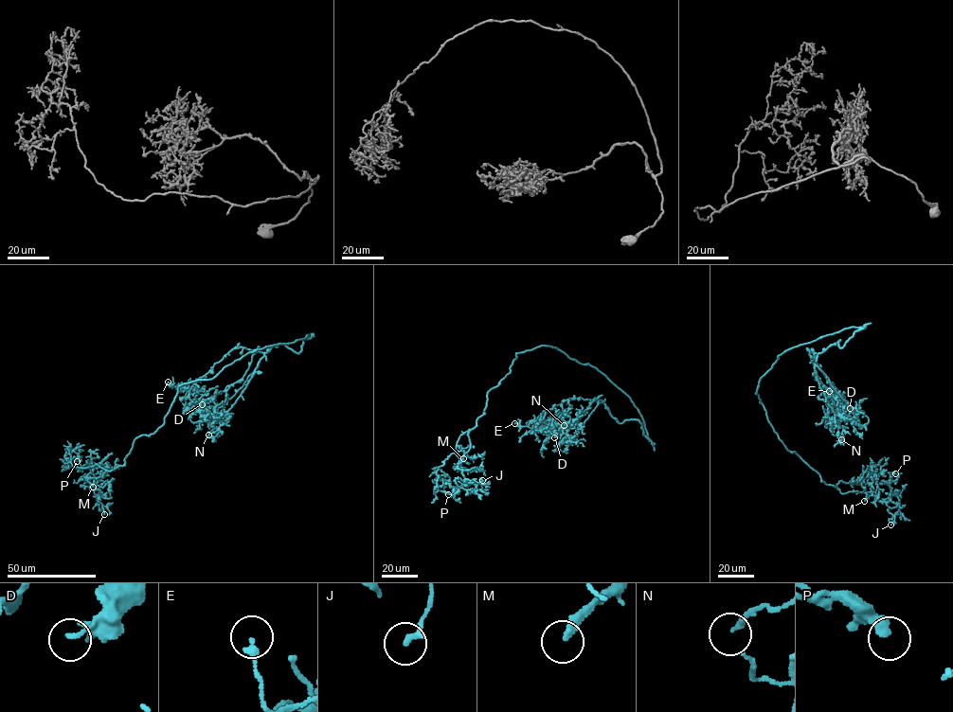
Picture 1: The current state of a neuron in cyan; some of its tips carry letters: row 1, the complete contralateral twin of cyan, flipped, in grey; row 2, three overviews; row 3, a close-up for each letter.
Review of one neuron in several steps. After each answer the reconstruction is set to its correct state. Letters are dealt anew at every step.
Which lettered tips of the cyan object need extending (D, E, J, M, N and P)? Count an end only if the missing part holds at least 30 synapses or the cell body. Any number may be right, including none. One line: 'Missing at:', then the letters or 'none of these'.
Missing at: none of these

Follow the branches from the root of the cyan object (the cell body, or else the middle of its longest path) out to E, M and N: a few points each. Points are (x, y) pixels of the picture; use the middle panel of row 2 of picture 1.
E: (576, 361), (625, 393), (650, 440), (638, 419), (619, 423), (602, 402), (581, 398), (537, 424), (514, 423)
M: (576, 361), (548, 346), (518, 352), (487, 393), (457, 464), (463, 458)
N: (576, 361), (596, 367), (625, 393), (650, 440), (638, 419), (619, 423), (597, 399), (577, 420), (564, 425)

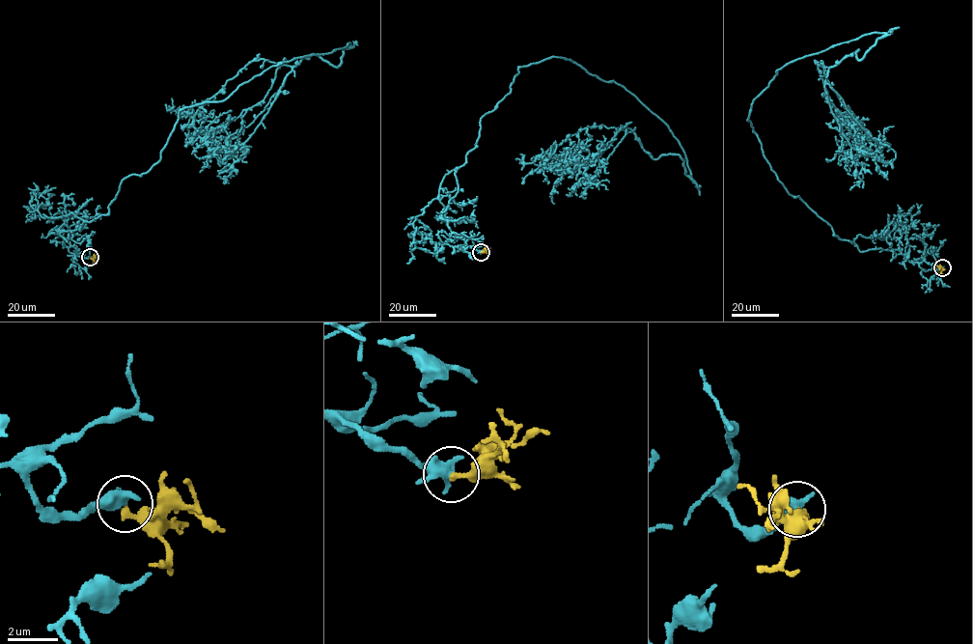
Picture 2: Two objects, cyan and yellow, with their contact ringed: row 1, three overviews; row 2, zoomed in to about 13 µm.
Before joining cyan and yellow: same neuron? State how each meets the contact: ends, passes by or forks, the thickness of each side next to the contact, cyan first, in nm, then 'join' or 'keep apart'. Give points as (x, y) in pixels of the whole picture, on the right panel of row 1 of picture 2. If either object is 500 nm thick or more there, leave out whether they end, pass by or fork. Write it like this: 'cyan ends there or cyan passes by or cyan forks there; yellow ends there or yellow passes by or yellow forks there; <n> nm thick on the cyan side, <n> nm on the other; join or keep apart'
cyan passes by; yellow ends there; 400 nm thick on the cyan side, 280 nm on the other; keep apart

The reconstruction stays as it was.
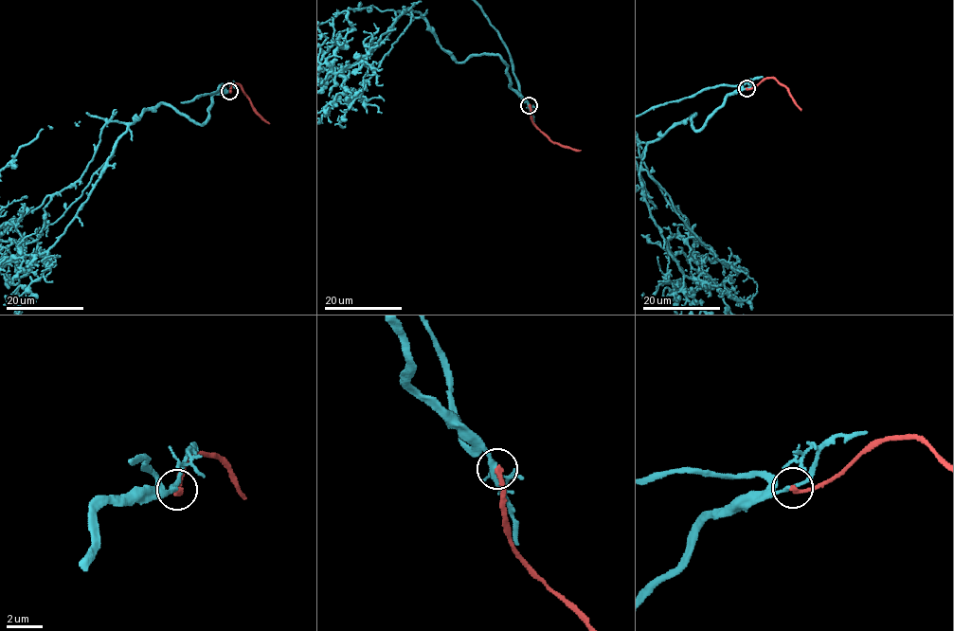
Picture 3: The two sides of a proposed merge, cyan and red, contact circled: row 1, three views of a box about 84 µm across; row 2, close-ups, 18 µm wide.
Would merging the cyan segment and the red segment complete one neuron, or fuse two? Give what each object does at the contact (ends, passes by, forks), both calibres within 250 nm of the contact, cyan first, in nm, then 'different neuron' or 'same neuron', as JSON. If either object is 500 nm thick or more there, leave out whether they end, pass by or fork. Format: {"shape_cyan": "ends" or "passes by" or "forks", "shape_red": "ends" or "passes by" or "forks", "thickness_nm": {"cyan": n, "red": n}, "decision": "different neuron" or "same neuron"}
{"shape_cyan": "passes by", "shape_red": "ends", "thickness_nm": {"cyan": 220, "red": 240}, "decision": "different neuron"}

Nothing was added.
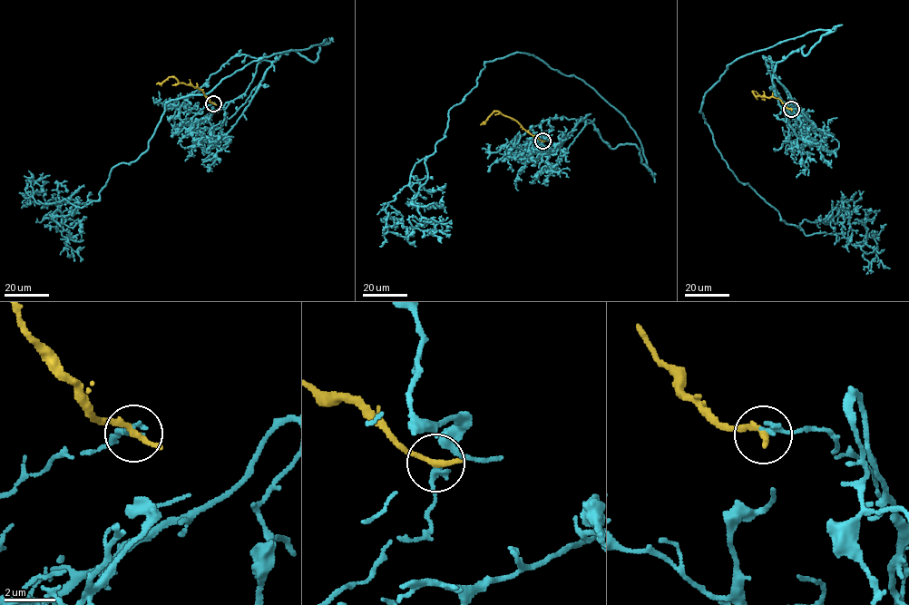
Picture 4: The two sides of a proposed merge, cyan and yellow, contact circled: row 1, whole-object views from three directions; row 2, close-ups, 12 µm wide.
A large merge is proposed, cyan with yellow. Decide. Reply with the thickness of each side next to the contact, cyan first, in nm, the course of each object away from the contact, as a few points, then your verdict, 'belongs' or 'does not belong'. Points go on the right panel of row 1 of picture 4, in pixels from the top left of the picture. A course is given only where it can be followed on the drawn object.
240 nm thick on the cyan side, 300 nm on the other; cyan runs (791, 109), (811, 128), (772, 63), (828, 30), (737, 59), (699, 112), (806, 235), (885, 224); yellow runs (791, 109), (778, 99), (756, 96), (753, 92), (765, 99); does not belong

